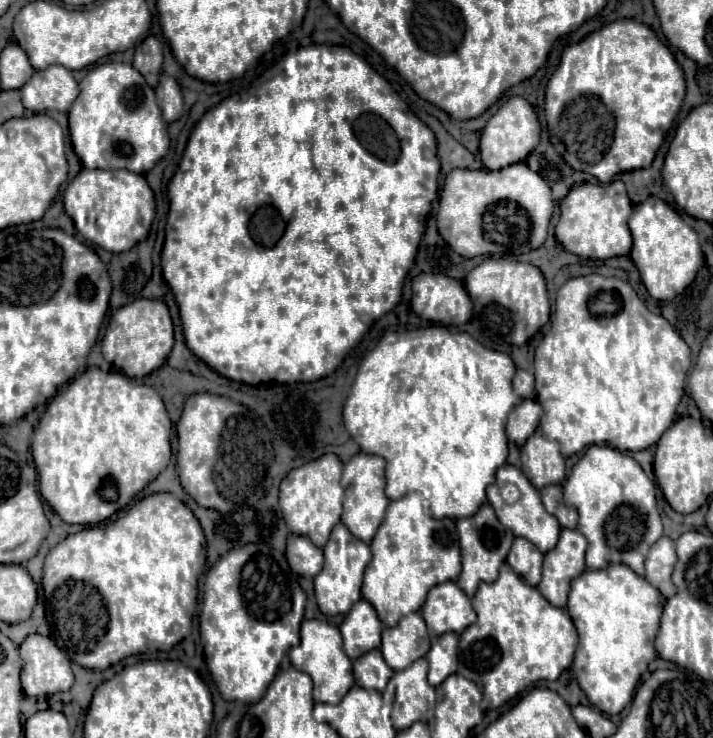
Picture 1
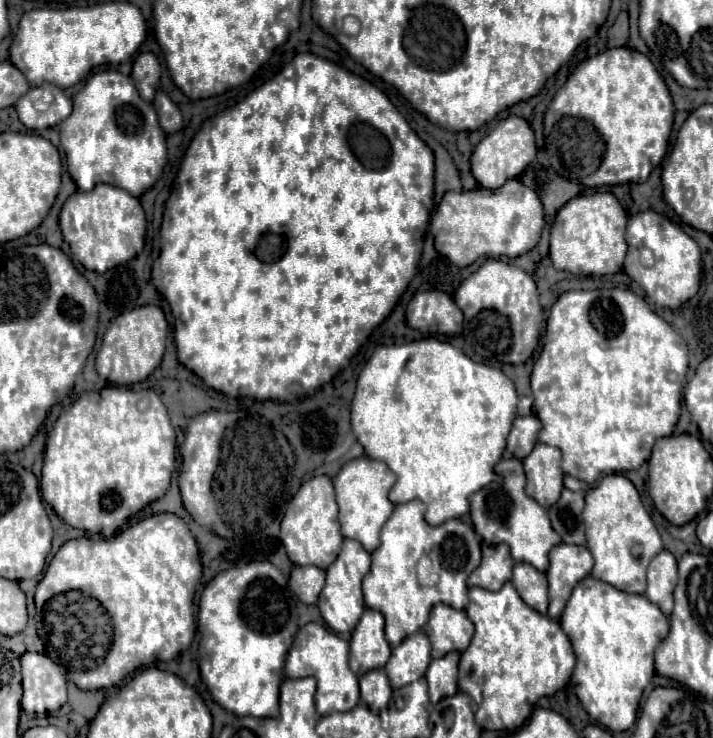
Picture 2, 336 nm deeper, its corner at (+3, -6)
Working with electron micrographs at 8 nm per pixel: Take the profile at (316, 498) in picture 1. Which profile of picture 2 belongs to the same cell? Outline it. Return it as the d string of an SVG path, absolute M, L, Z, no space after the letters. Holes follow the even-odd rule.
M317 476L305 482L295 498L291 500L283 520L281 520L281 542L285 546L285 552L289 560L295 566L307 566L313 564L321 570L327 570L335 556L341 552L341 526L337 520L337 502L335 502L335 490L329 476Z

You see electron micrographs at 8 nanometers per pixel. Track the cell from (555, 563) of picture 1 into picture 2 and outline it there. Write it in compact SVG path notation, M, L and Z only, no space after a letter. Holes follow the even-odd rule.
M557 544L549 552L549 570L547 570L547 582L549 582L549 616L559 618L573 586L591 574L593 568L593 556L585 546L573 546L573 544Z

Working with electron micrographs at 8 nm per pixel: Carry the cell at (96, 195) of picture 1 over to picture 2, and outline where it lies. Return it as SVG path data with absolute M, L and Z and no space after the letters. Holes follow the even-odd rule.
M97 184L91 192L75 192L67 198L59 214L63 240L71 246L73 256L93 272L107 272L141 254L145 246L145 212L137 198L121 188Z

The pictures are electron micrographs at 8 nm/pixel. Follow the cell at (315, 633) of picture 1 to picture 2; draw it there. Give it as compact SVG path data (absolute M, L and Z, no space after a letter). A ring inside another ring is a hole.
M305 624L297 636L295 644L291 646L291 652L285 660L285 676L287 678L305 678L313 676L317 680L317 692L315 692L315 707L321 716L327 716L331 712L349 712L359 704L359 680L349 670L347 664L349 656L349 642L339 638L335 632L321 624Z

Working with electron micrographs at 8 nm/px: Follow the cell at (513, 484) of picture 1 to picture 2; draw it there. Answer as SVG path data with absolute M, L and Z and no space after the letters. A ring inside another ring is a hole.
M519 458L501 460L495 466L495 472L503 478L503 482L491 484L469 498L471 520L475 526L475 532L483 538L483 544L497 546L497 544L505 542L509 546L515 562L525 562L525 564L531 564L533 568L537 568L539 572L545 572L549 550L561 542L559 534L551 528L547 510L541 508L531 496L527 496L525 472L523 472L523 464ZM497 492L499 492L499 496L497 496ZM499 498L503 498L503 500L499 500Z

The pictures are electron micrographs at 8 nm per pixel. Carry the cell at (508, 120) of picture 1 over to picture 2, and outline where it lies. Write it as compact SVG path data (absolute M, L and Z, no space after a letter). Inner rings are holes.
M509 116L501 120L495 126L495 130L477 144L471 156L471 172L475 180L479 182L479 186L495 190L503 186L505 180L517 178L535 160L535 152L537 148L535 148L535 136L533 136L531 126L519 116Z

